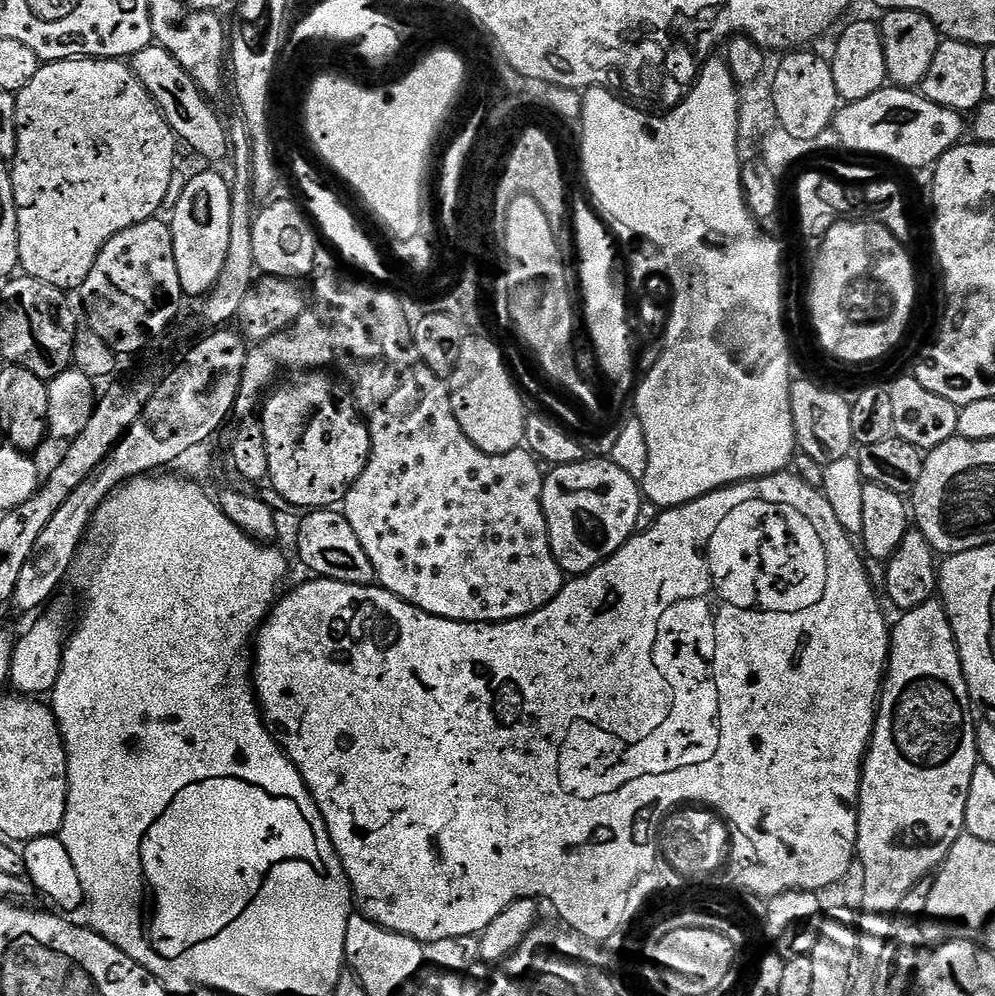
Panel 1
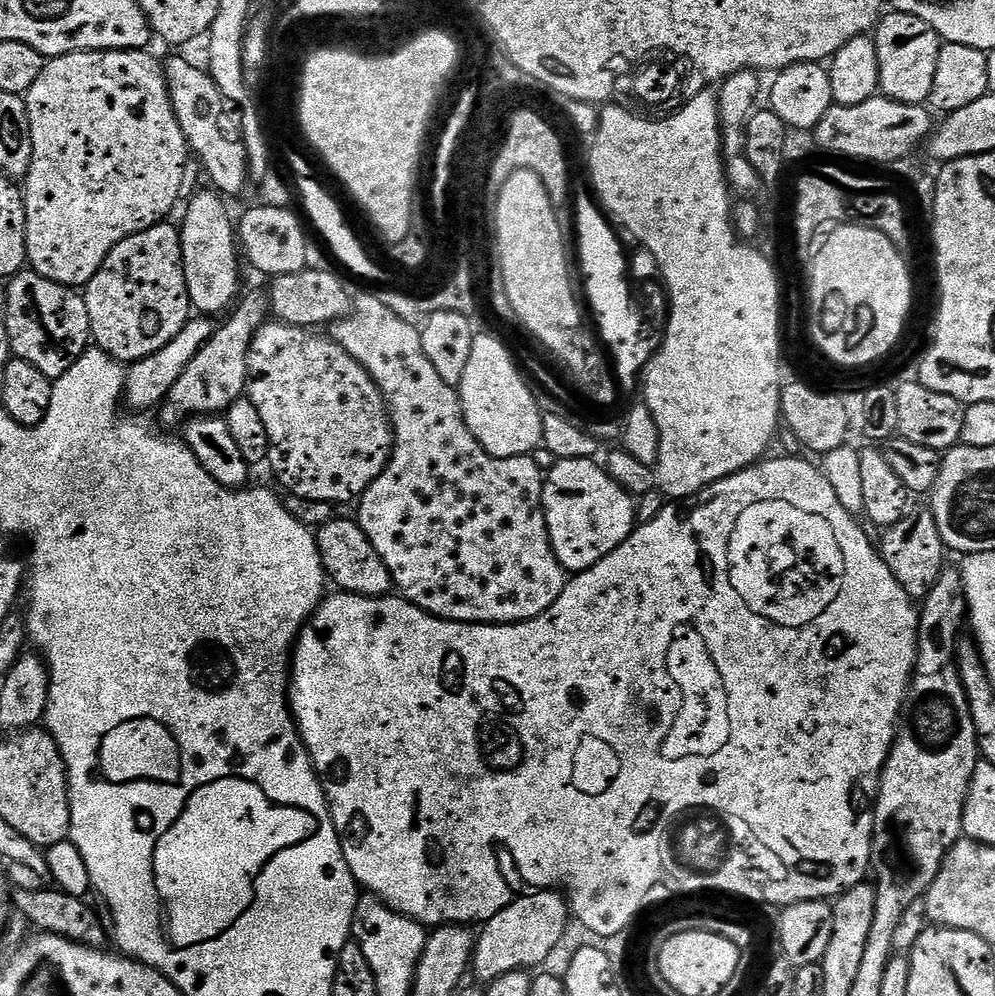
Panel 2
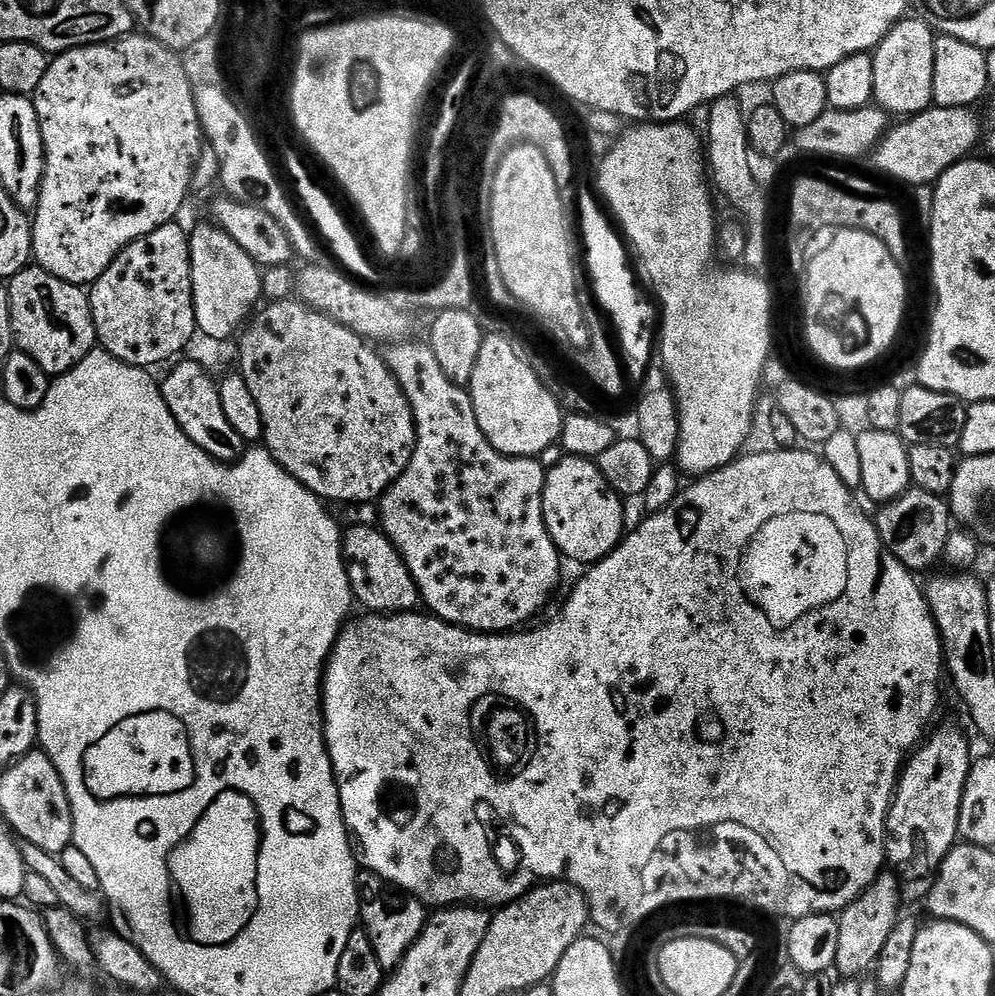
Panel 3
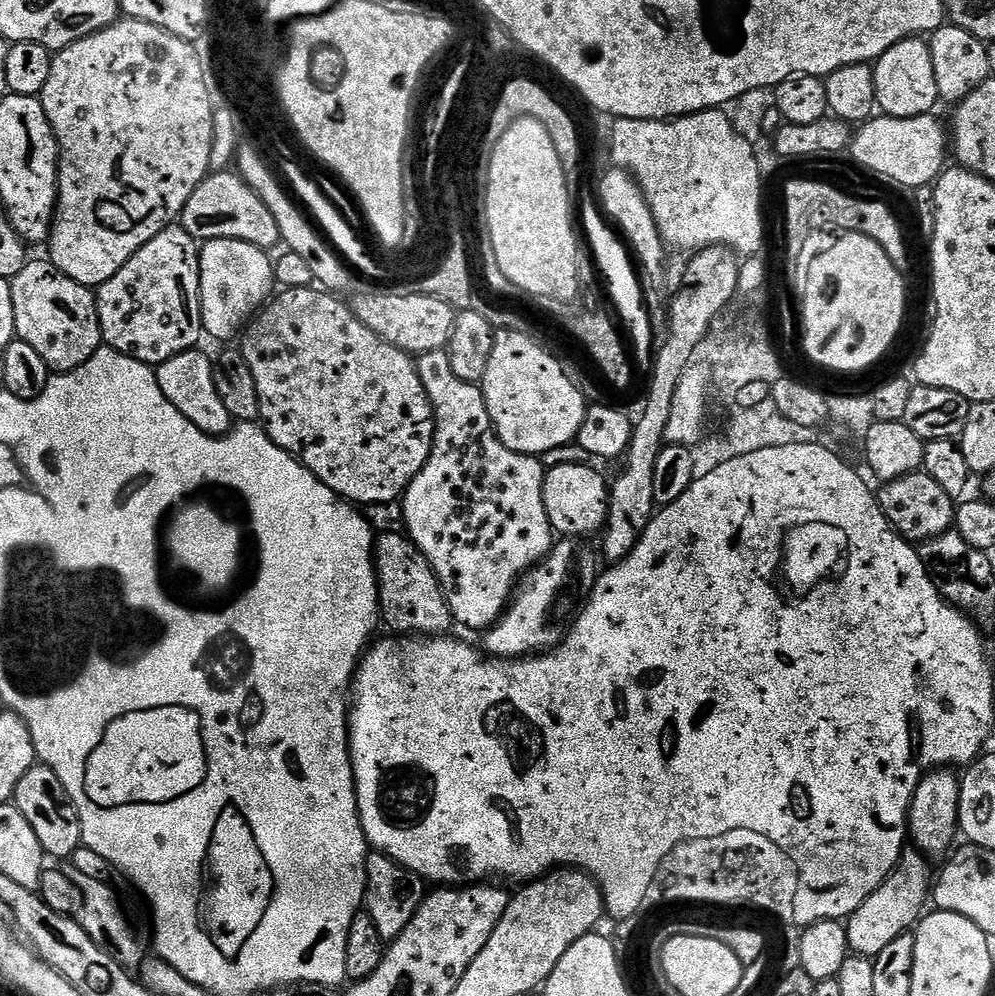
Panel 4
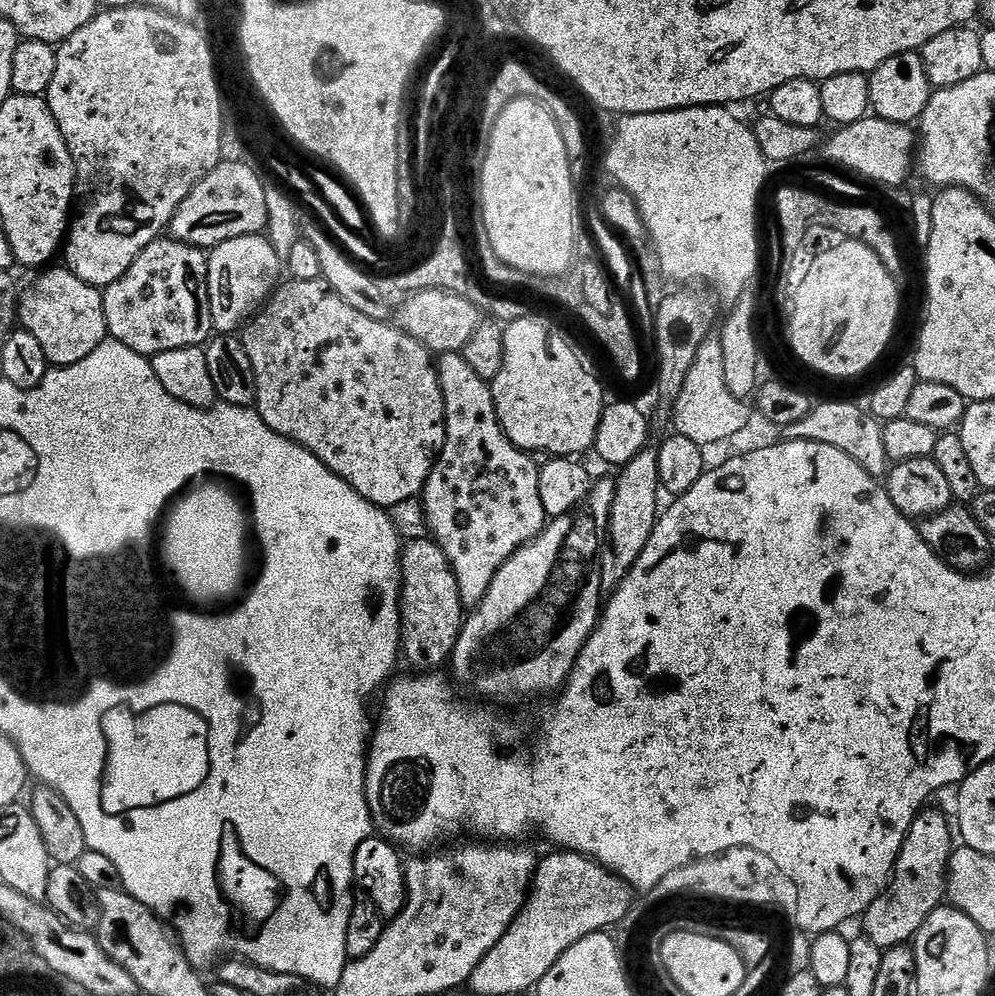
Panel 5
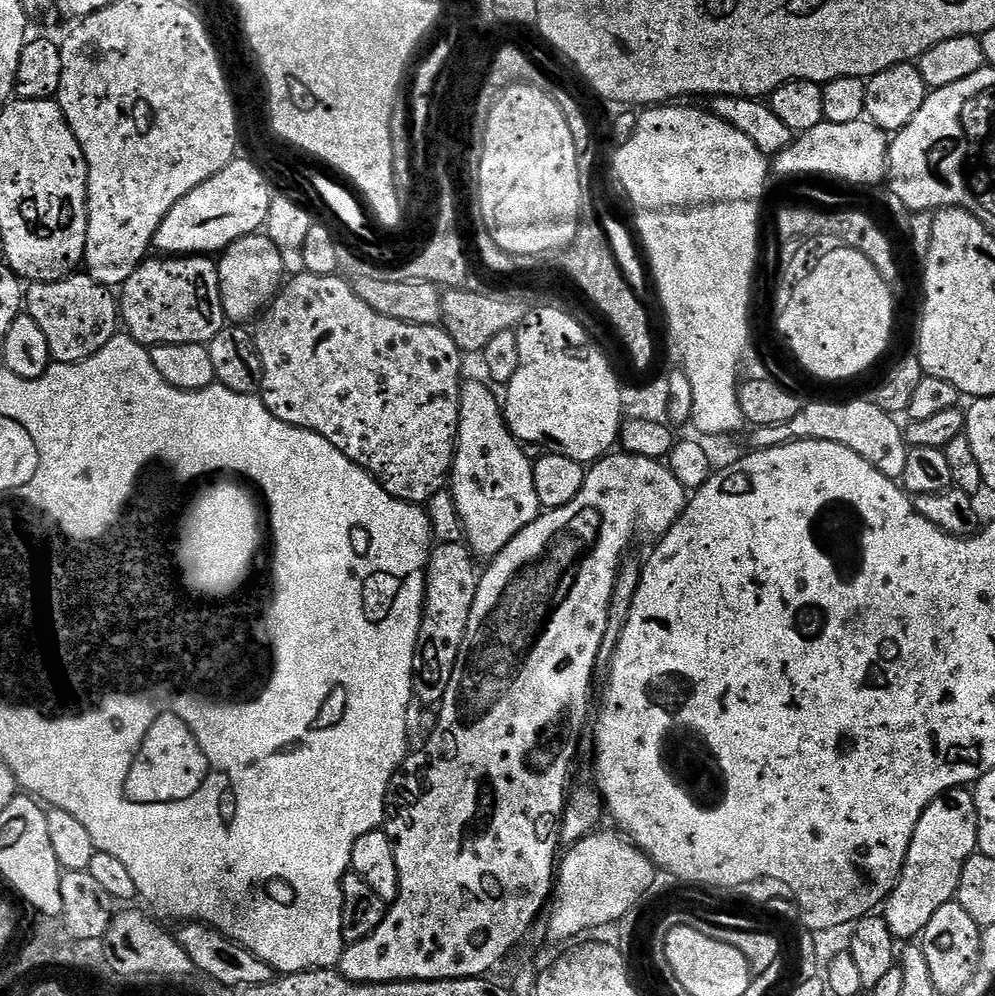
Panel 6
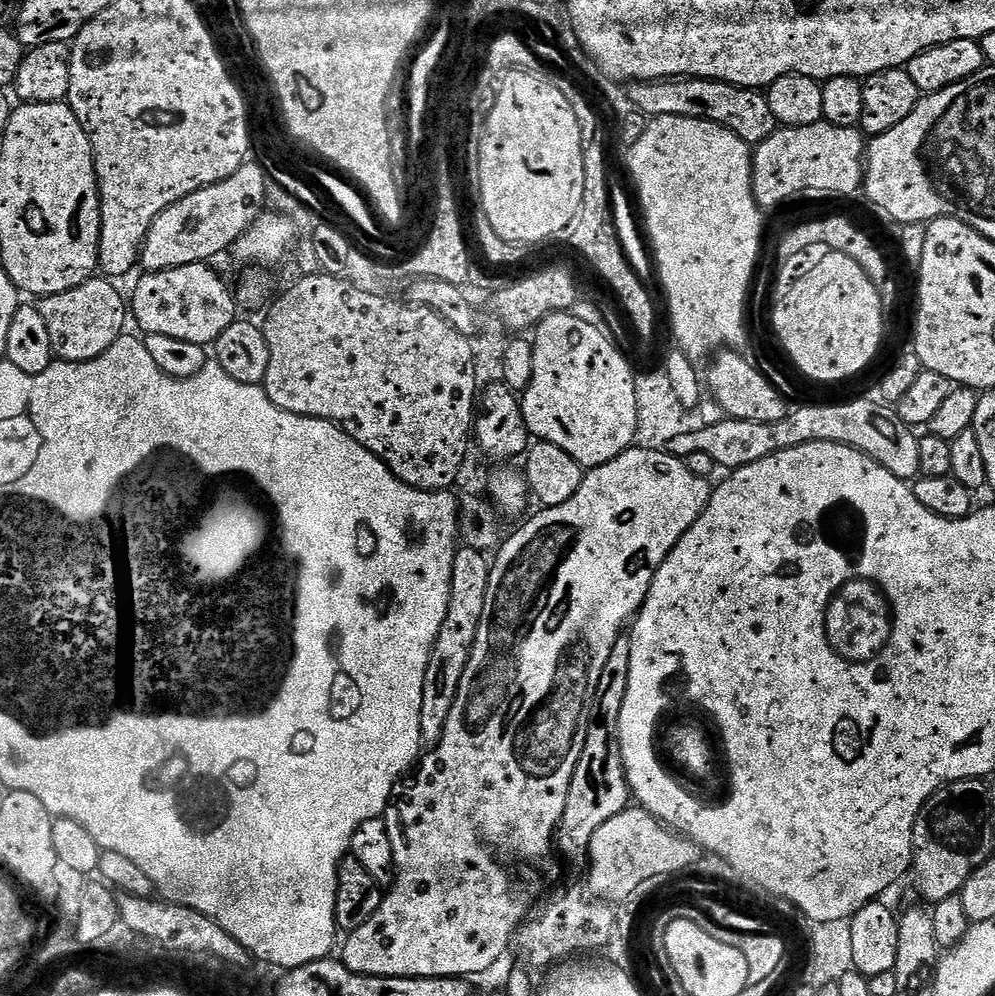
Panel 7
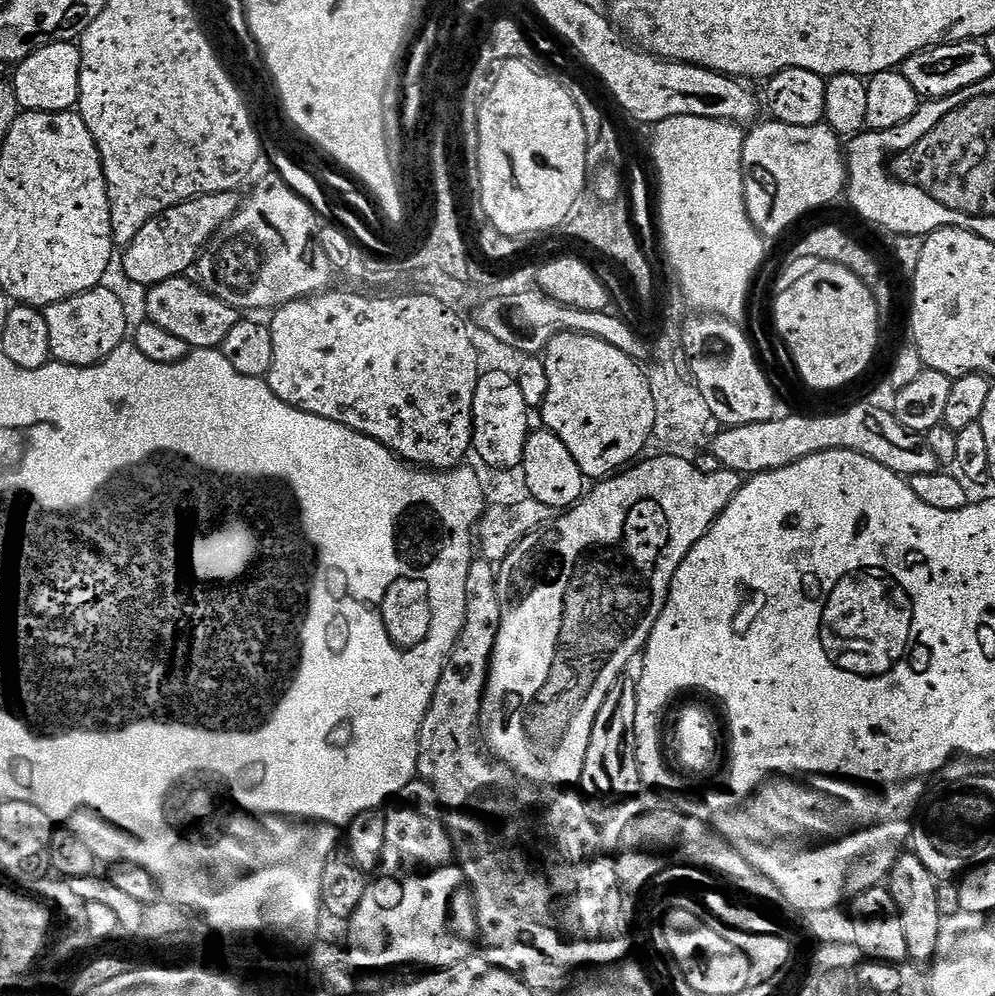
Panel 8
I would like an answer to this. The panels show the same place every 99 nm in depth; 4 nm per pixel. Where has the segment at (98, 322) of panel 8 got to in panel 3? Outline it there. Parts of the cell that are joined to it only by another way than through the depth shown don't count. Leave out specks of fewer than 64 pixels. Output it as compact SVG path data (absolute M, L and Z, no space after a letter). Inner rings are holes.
M39 266L24 268L7 285L15 347L30 354L48 377L63 376L97 347L89 293L81 285L62 282Z

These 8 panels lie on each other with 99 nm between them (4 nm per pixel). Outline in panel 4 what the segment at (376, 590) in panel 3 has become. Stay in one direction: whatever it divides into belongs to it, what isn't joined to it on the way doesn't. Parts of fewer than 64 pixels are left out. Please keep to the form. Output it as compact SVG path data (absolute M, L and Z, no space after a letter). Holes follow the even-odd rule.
M382 532L374 540L374 559L376 562L376 581L380 587L380 610L385 625L392 627L396 634L415 634L417 636L442 636L453 627L452 611L442 594L442 586L426 558L409 540L399 532Z

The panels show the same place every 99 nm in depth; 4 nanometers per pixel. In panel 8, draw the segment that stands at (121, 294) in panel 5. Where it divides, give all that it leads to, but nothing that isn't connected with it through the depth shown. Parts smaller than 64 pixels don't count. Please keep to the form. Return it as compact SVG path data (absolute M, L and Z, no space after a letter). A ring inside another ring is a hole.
M187 275L175 276L166 282L158 282L147 289L148 297L144 300L144 308L148 311L147 319L168 330L177 338L183 338L189 349L219 349L223 345L226 334L234 330L238 319L237 309L201 288L195 279Z

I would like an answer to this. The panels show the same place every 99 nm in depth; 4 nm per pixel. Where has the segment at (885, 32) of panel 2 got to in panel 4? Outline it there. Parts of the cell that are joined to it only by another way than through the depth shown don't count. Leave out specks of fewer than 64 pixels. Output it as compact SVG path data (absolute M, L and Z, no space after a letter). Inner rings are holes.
M913 38L890 46L890 50L886 50L886 54L882 54L880 59L875 61L872 73L876 106L883 115L918 118L929 115L933 111L932 107L941 103L938 82L934 82L934 62L930 59L927 39Z

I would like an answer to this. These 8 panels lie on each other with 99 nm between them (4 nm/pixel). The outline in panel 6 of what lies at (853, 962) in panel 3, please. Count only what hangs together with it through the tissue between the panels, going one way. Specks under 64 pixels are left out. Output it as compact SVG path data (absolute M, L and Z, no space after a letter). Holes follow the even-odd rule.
M953 790L934 798L930 806L918 818L906 862L900 871L898 882L882 905L882 915L890 934L900 942L912 942L923 933L924 927L934 918L941 906L956 900L958 882L962 878L962 866L978 849L978 818L972 792Z

